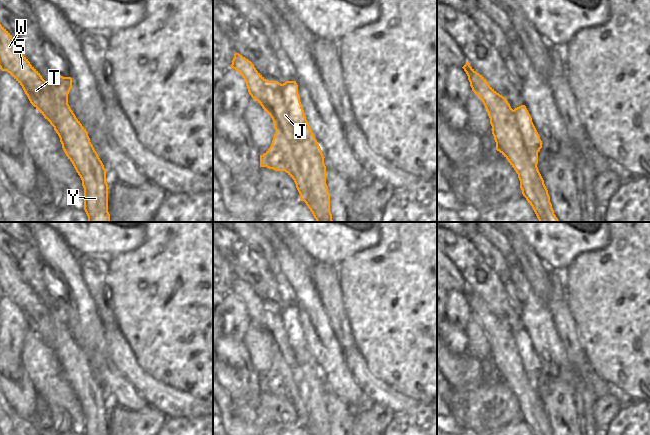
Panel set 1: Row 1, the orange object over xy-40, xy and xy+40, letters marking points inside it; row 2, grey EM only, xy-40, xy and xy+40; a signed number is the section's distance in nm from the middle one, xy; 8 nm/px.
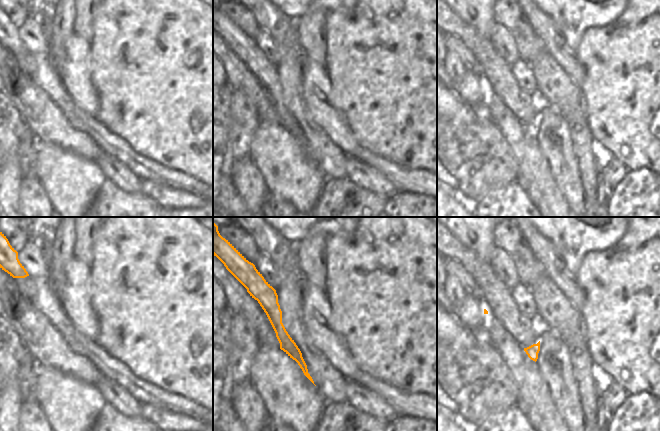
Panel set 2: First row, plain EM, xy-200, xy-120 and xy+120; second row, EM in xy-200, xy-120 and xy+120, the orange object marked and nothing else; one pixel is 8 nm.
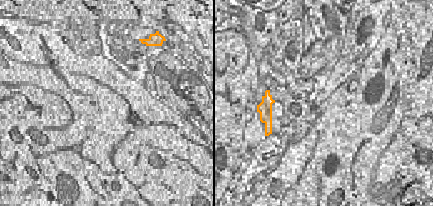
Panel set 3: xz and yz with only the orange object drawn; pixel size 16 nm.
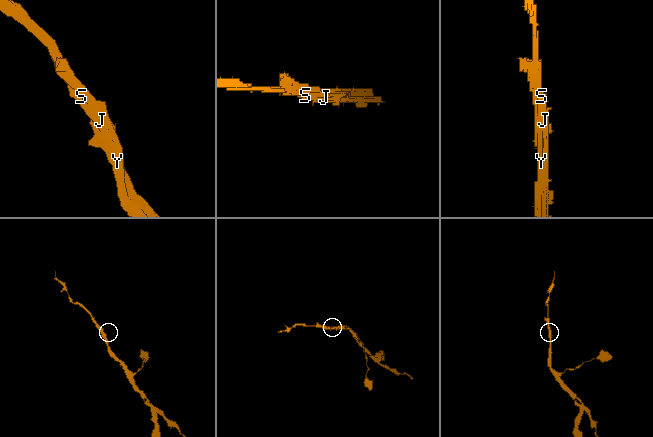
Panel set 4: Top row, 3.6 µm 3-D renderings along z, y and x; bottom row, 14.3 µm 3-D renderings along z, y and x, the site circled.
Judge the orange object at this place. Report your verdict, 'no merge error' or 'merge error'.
merge error

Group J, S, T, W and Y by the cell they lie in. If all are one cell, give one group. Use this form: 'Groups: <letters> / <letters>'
Groups: J S T W / Y.

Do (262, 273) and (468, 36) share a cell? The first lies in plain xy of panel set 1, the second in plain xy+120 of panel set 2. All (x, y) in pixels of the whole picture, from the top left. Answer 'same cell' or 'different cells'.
same cell

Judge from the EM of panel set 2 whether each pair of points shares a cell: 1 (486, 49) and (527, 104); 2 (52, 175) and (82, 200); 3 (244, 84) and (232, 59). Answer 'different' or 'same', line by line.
1: same
2: same
3: different

